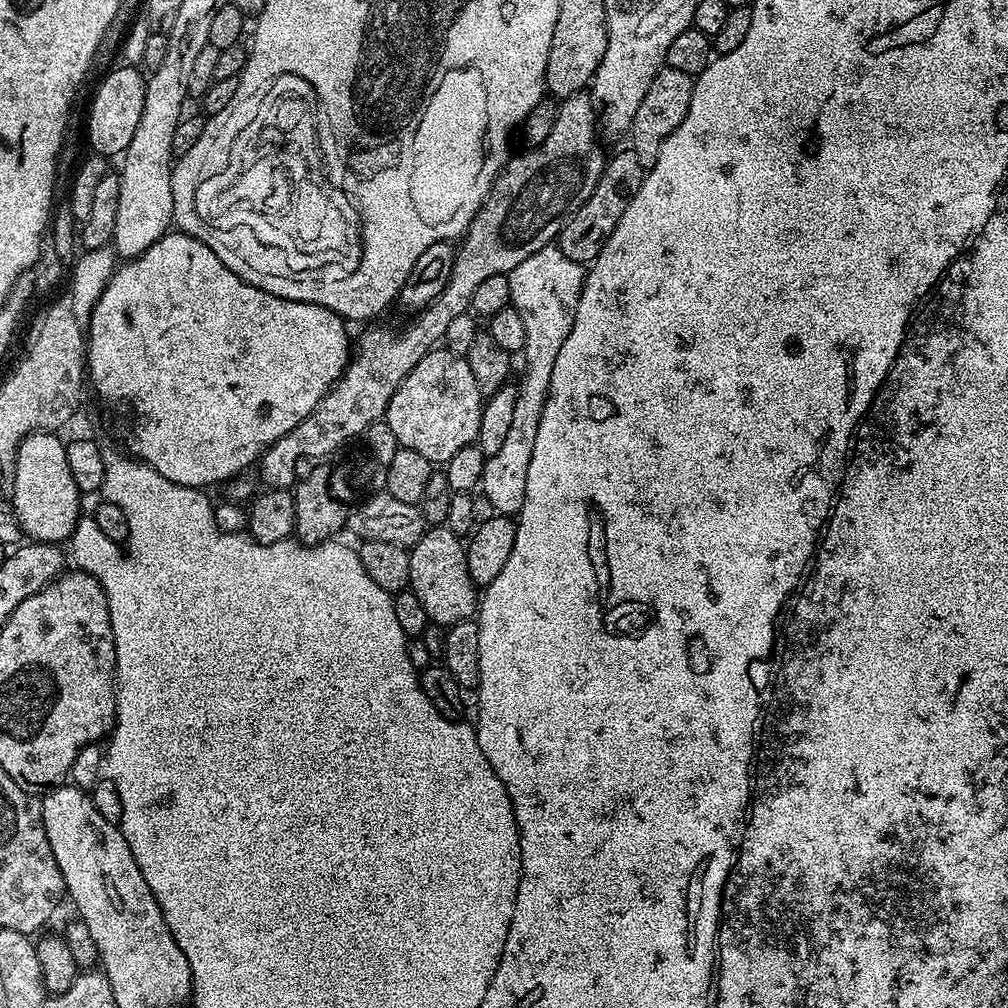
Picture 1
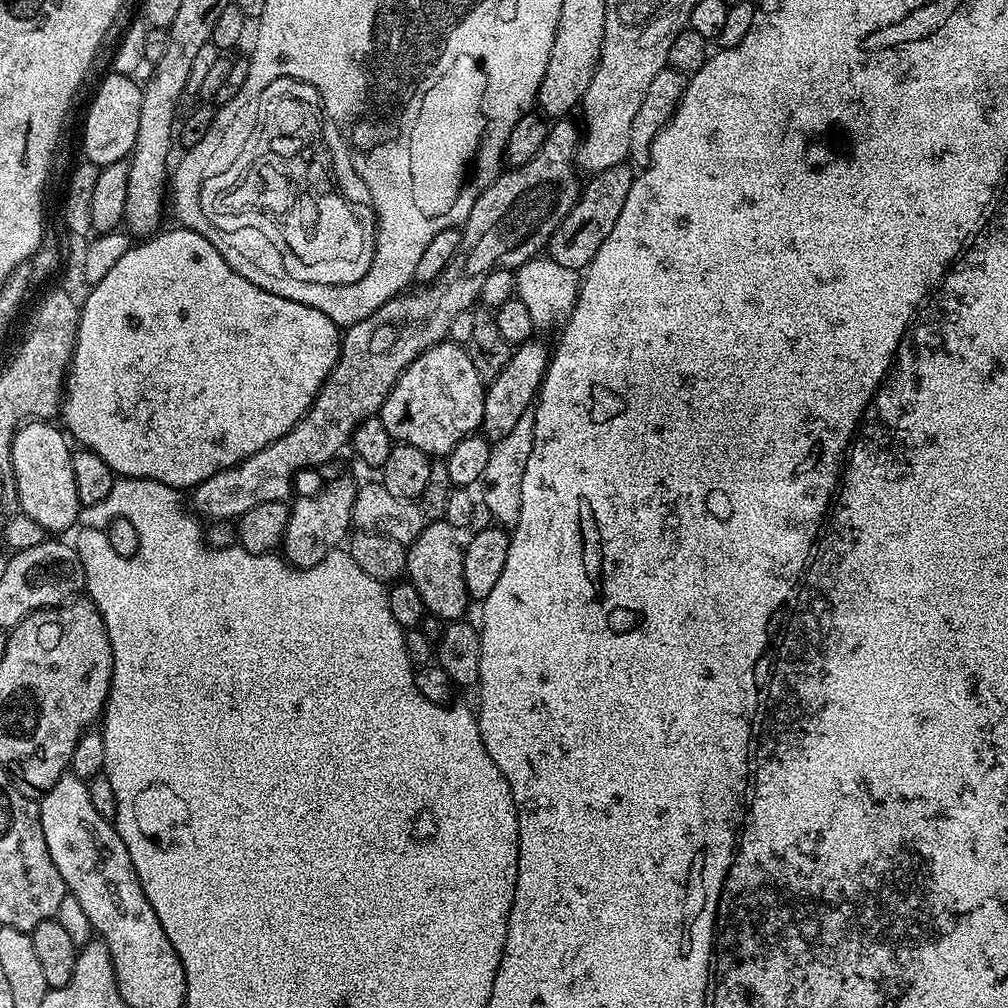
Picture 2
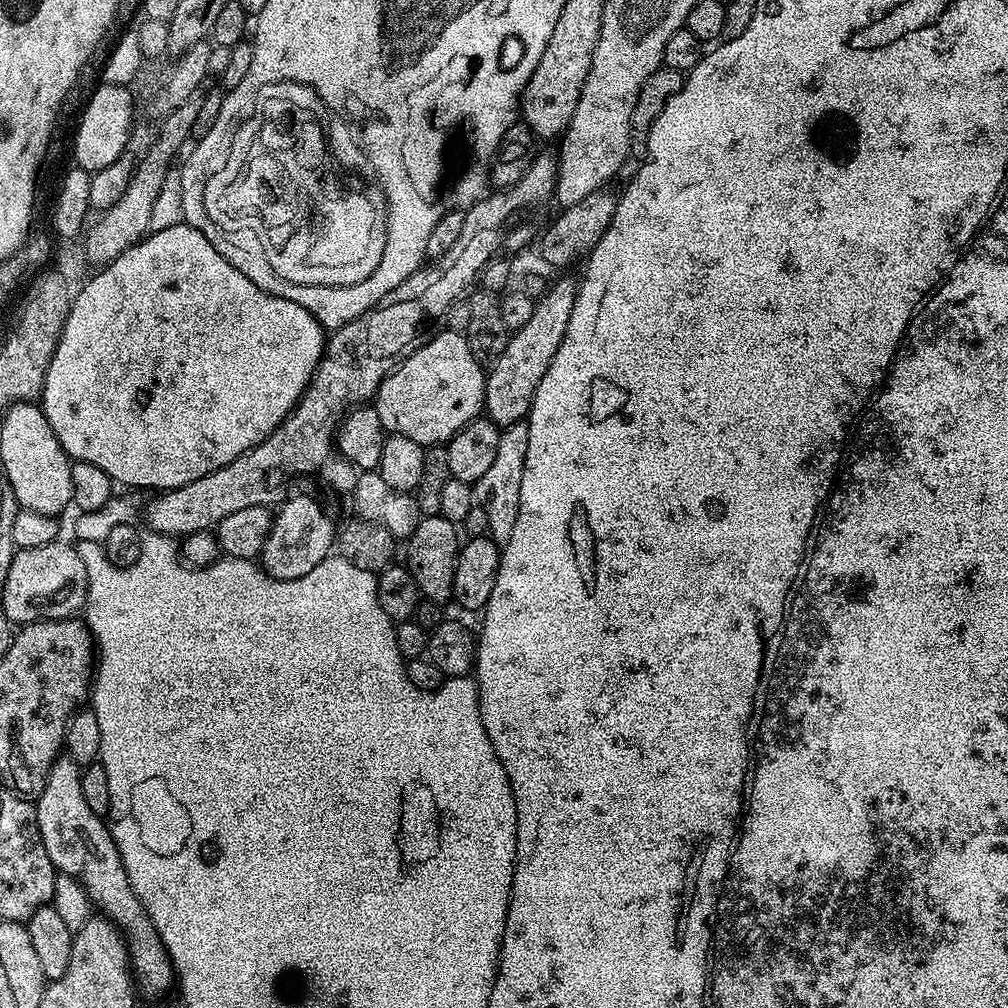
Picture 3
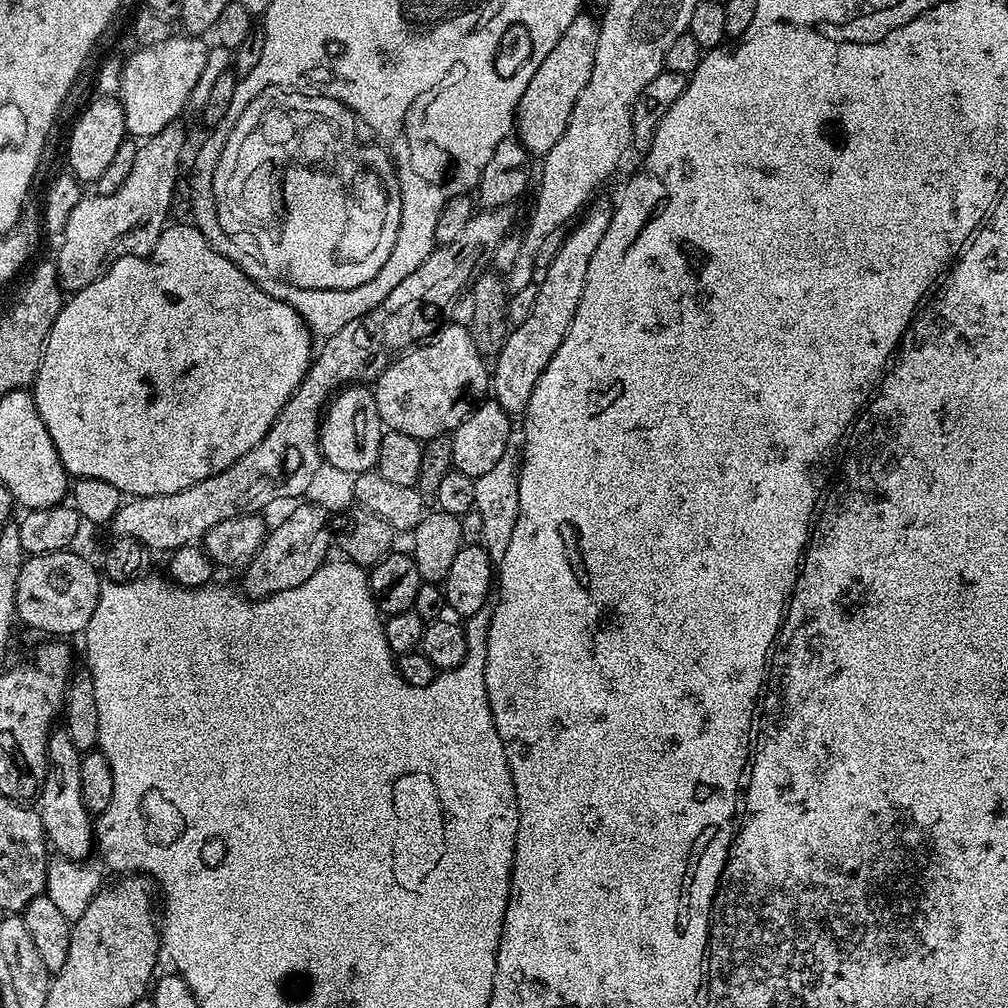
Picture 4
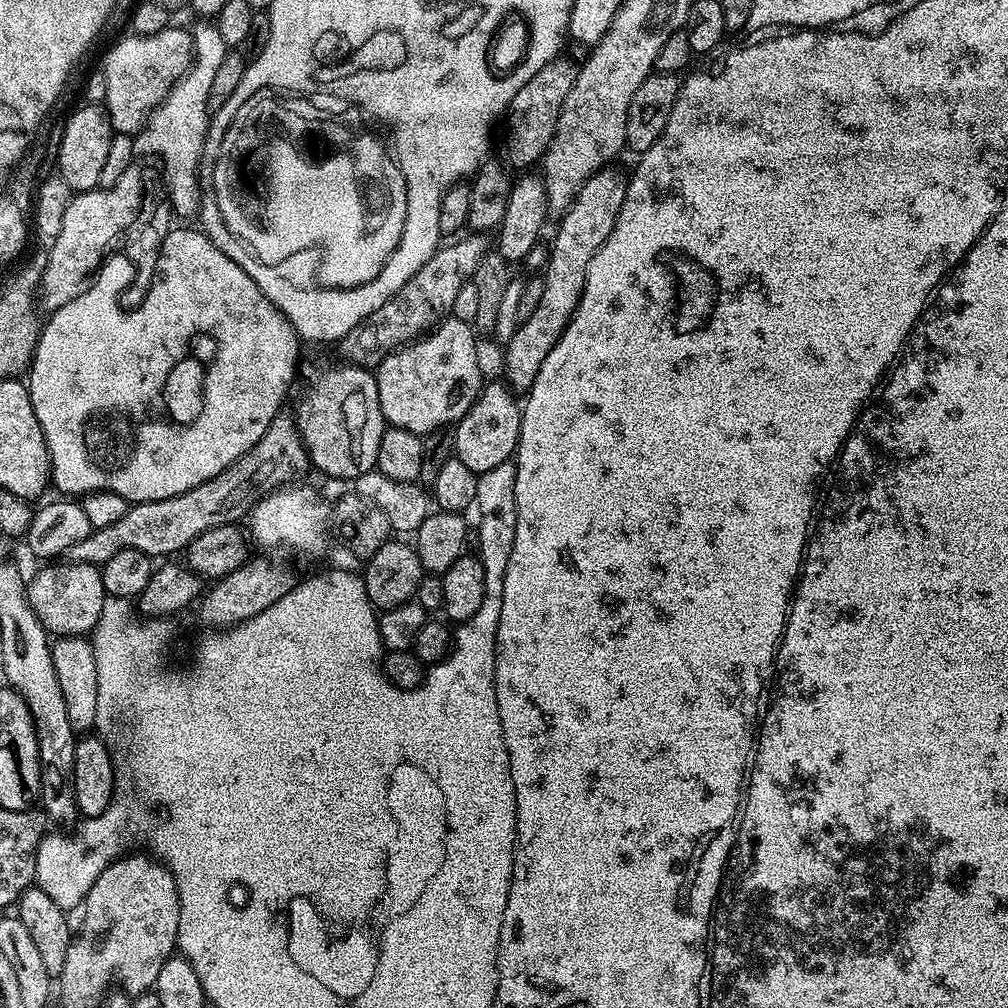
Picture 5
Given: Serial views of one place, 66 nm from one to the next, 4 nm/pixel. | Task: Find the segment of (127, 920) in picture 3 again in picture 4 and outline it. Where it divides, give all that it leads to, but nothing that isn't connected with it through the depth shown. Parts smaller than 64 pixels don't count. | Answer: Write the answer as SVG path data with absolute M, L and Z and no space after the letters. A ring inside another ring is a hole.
M53 731L48 738L48 769L38 793L38 811L51 851L77 862L87 861L94 852L94 820L82 802L82 782L78 779L81 755L70 742L70 734Z

